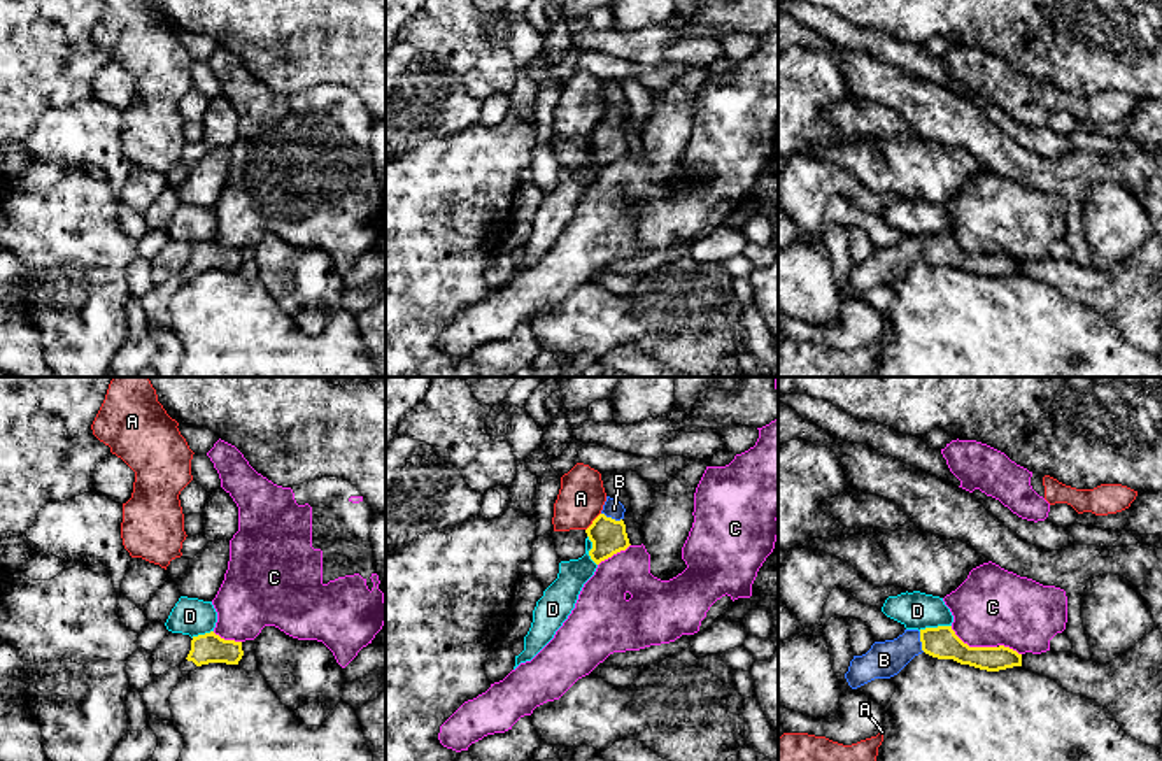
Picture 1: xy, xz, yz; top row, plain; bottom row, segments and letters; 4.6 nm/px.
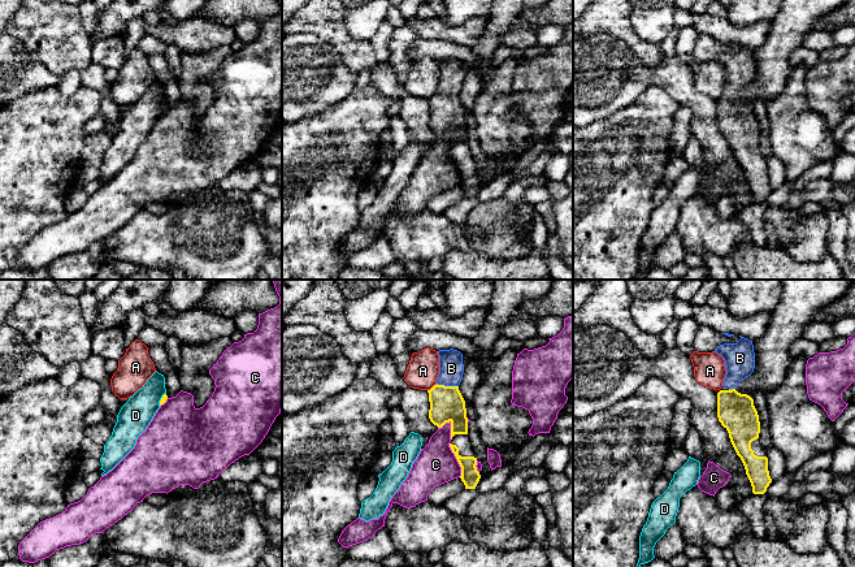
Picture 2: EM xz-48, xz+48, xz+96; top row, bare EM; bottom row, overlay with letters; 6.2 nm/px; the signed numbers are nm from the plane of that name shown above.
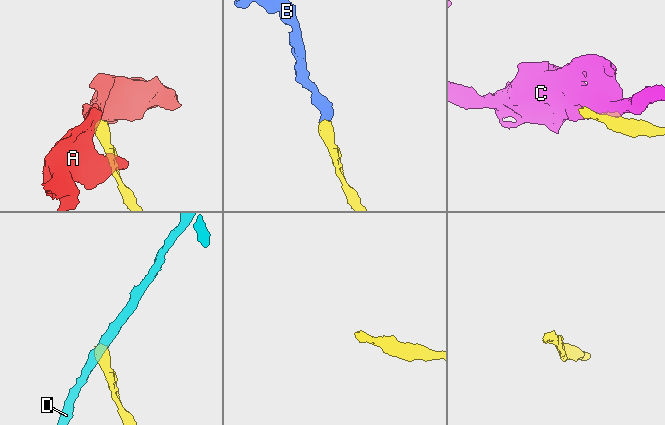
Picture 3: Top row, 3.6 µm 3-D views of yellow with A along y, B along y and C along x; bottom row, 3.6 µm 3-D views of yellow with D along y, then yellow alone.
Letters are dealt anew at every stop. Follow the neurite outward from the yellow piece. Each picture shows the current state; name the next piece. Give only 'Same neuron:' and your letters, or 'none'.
Same neuron: B

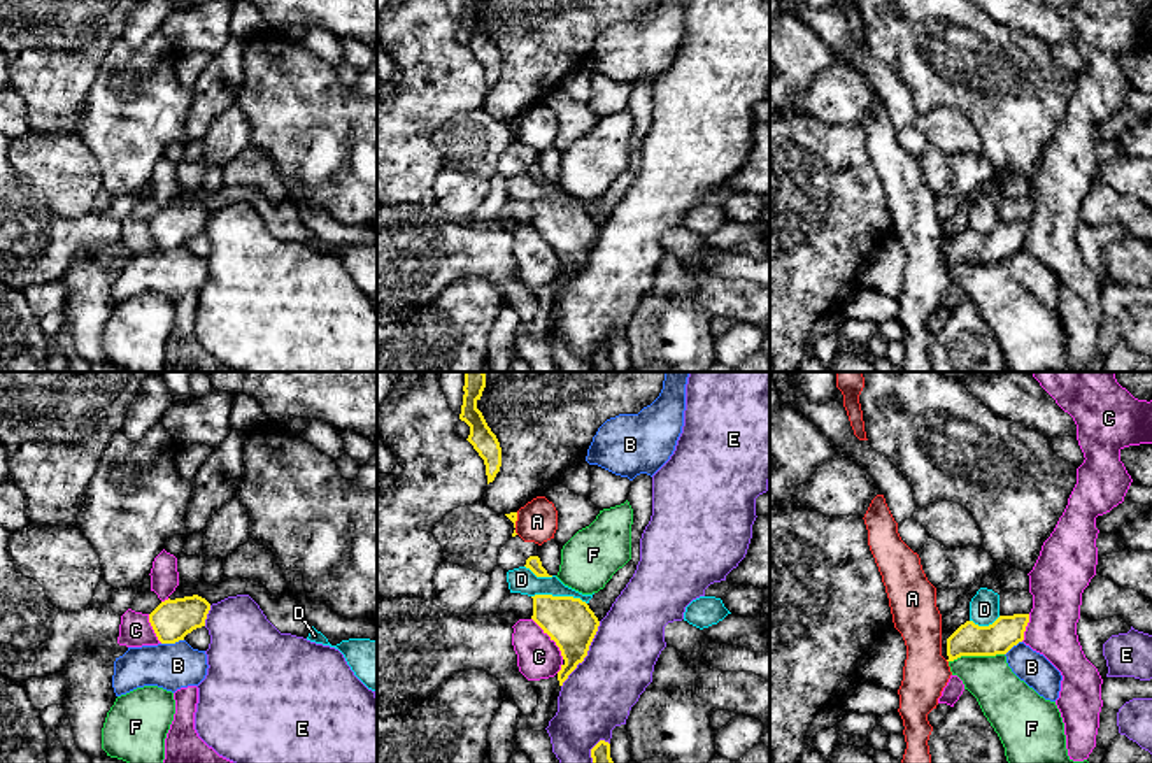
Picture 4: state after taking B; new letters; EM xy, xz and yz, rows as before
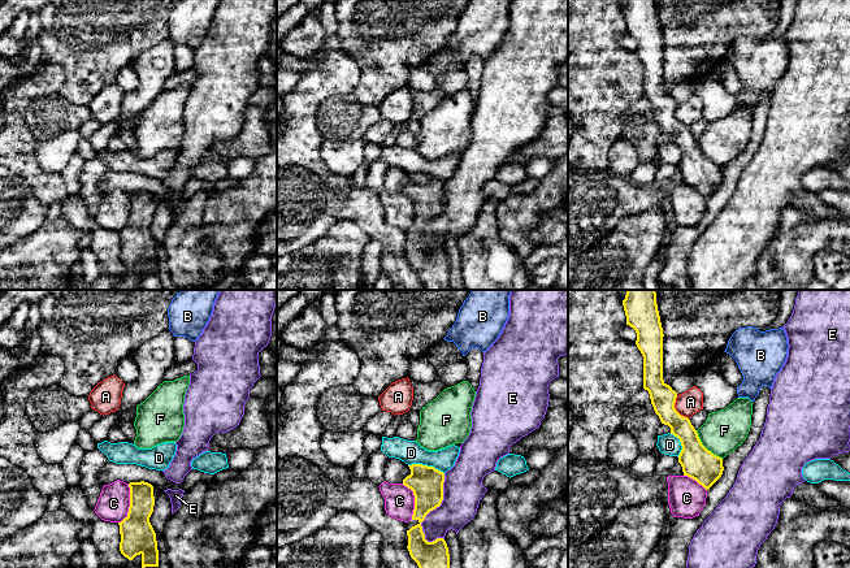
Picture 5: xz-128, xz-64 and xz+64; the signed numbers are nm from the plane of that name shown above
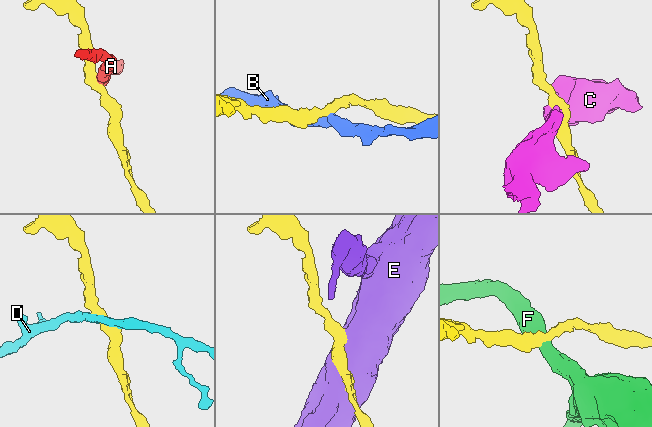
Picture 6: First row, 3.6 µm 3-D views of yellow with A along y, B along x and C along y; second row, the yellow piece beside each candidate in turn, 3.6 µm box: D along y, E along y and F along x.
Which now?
Same neuron: none

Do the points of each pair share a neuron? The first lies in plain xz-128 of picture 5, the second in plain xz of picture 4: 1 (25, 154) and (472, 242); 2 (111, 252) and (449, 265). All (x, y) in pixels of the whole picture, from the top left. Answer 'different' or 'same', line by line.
1: different
2: same

